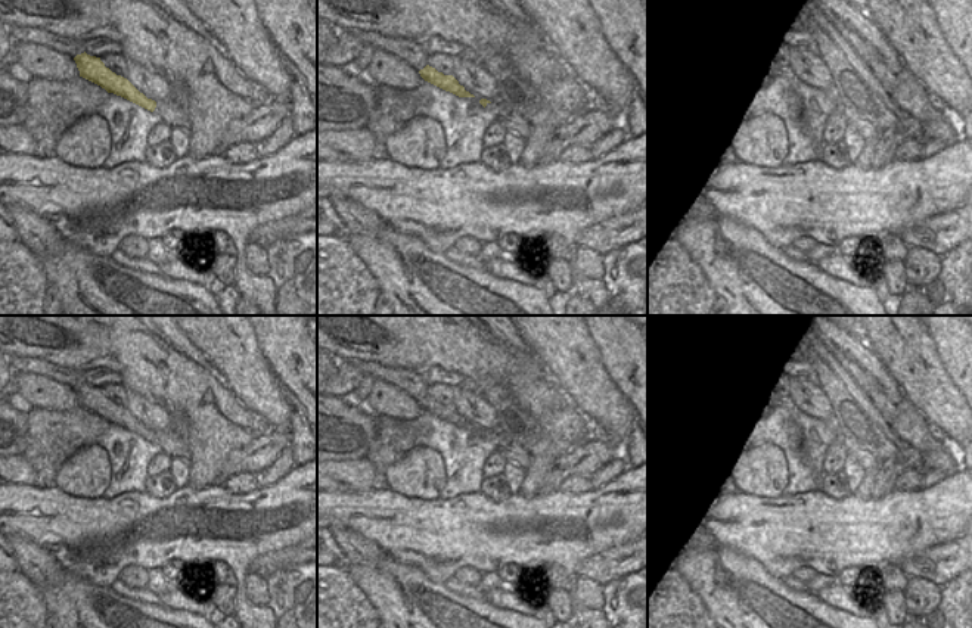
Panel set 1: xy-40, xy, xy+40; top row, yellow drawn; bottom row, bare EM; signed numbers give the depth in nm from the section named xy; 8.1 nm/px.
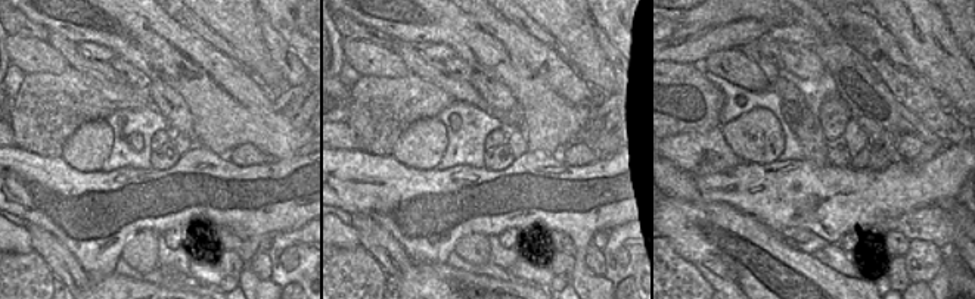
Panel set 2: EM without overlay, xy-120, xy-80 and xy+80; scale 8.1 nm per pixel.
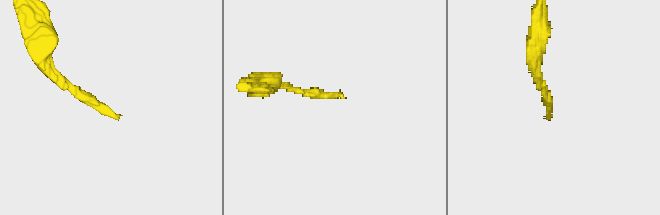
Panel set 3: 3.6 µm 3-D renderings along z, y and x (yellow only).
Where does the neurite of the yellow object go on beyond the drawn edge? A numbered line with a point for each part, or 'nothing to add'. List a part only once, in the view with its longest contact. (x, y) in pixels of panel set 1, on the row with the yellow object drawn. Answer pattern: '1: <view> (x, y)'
1: xy-40 (171, 114)

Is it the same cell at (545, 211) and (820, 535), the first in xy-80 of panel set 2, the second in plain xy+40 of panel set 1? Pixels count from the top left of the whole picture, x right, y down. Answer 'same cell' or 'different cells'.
same cell

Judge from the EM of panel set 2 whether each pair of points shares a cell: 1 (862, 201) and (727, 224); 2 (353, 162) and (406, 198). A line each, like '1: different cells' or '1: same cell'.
1: different cells
2: same cell

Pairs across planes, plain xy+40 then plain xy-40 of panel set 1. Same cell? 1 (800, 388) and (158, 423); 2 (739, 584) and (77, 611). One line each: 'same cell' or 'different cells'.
1: same cell
2: same cell

